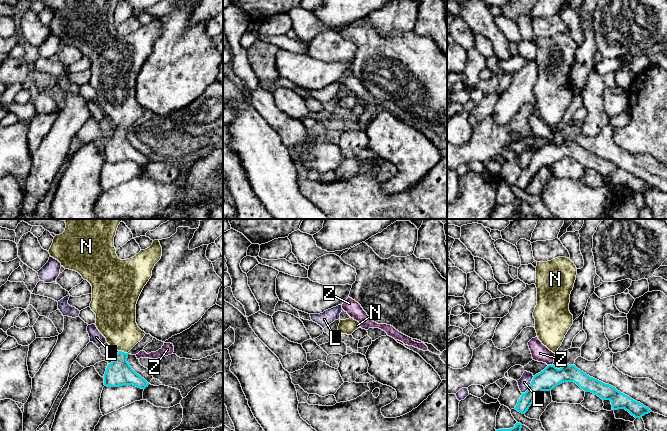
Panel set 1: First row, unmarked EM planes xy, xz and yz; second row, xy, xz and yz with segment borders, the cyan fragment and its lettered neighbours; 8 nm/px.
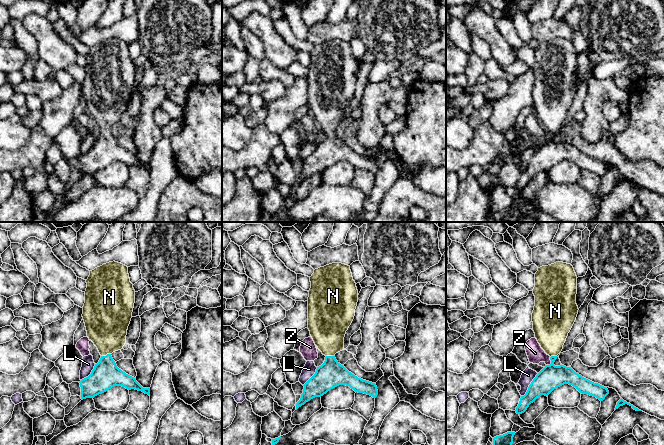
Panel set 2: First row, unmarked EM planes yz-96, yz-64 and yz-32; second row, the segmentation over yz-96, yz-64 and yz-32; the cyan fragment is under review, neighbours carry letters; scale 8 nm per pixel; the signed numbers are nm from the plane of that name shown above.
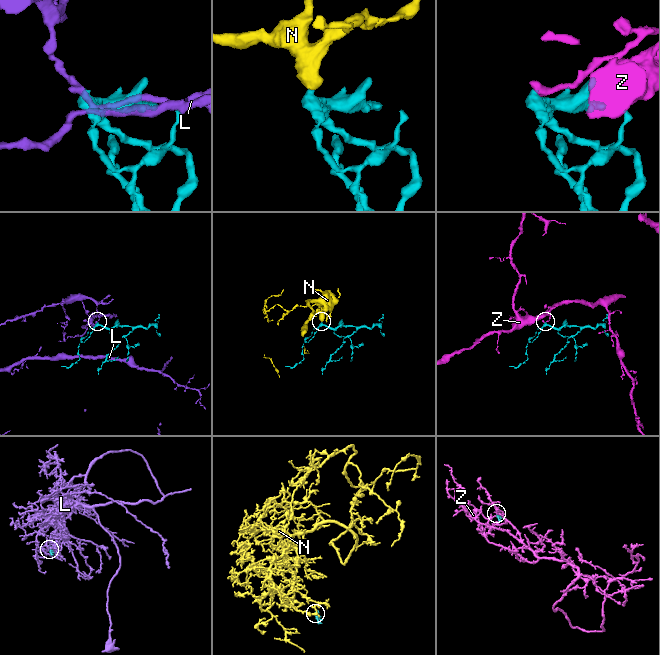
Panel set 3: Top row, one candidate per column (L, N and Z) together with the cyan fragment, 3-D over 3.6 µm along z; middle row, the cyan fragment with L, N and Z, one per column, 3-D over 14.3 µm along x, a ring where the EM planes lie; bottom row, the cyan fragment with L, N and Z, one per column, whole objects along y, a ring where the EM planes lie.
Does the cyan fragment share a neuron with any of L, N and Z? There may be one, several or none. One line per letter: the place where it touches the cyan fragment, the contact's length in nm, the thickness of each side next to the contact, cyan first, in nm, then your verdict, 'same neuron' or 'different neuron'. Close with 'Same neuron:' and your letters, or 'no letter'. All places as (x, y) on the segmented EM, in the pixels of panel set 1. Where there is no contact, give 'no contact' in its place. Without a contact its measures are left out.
L: yz (530, 385) | 170 nm | 170/100 nm | different neuron
N: xy (123, 352) | 80 nm | 200/300 nm | same neuron
Z: yz (550, 365) | 40 nm | 170/140 nm | different neuron
Same neuron: N

